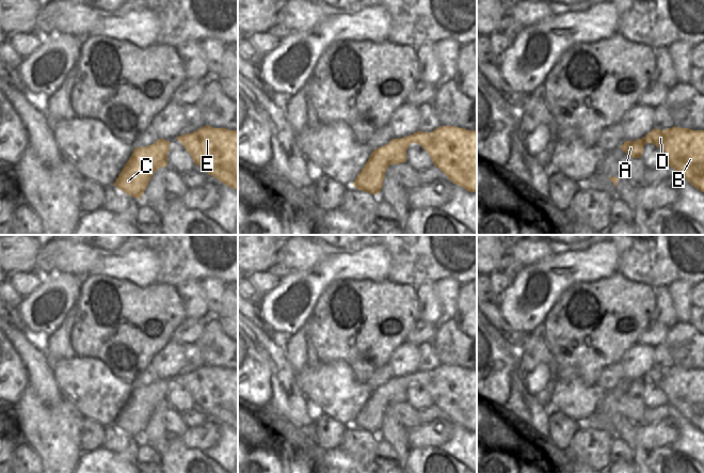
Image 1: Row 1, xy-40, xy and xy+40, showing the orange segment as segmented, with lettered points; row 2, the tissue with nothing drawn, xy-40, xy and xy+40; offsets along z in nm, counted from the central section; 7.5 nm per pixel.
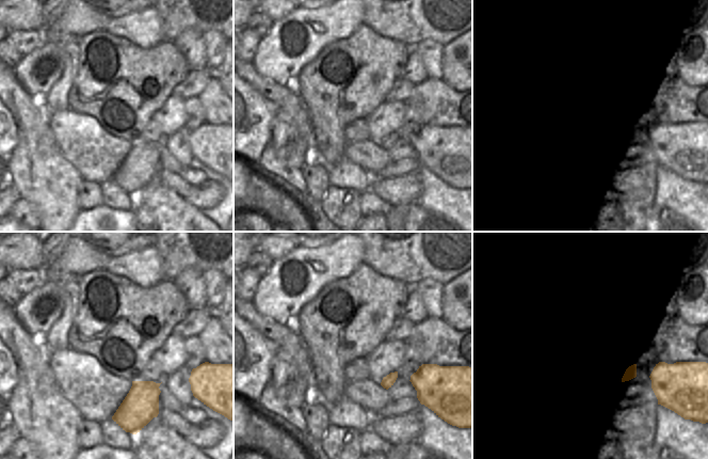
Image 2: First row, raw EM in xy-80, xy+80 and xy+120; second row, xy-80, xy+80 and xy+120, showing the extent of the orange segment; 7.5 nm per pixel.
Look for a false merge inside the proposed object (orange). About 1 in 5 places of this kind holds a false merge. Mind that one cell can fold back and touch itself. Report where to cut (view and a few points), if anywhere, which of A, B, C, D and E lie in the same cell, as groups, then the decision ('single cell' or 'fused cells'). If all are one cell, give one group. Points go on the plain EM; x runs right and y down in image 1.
cut none; groups A B C D E; single cell

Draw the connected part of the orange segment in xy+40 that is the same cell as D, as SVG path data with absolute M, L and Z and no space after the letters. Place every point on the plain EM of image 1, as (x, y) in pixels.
M676 365L666 369L657 367L642 378L625 380L620 387L631 397L641 397L643 385L653 382L666 394L669 405L691 425L704 431L704 369Z

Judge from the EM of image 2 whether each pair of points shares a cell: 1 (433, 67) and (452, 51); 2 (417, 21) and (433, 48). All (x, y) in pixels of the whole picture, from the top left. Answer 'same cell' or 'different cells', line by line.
1: different cells
2: different cells

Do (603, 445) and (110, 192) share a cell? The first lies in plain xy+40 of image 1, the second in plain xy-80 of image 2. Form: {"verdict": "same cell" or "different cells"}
{"verdict": "same cell"}

